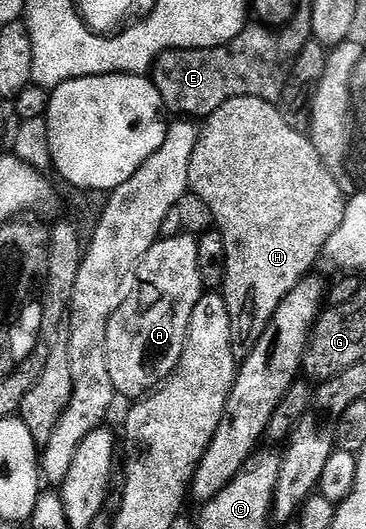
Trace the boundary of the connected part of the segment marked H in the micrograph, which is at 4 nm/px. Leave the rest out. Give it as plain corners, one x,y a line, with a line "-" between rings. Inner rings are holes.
257,97
229,99
223,105
219,105
219,109
215,109
215,113
211,113
204,120
201,137
195,147
195,154
191,157
189,190
203,200
207,209
211,209
216,230
223,233
223,245
227,245
227,273
225,274
223,294
227,301
227,313
231,313
231,337
234,344
237,345
245,342
248,344
254,338
255,333
267,329
271,317
275,317
275,309
279,309
279,305
285,300
287,293
291,293
291,289
300,285
302,279
310,274
309,270
316,265
317,258
326,254
329,244
333,241
334,233
337,232
343,221
347,202
347,196
339,189
335,177
331,177
331,173
323,165
319,153
315,153
313,142
310,141
308,134
304,130
296,131
281,116
281,111
277,106
276,102

